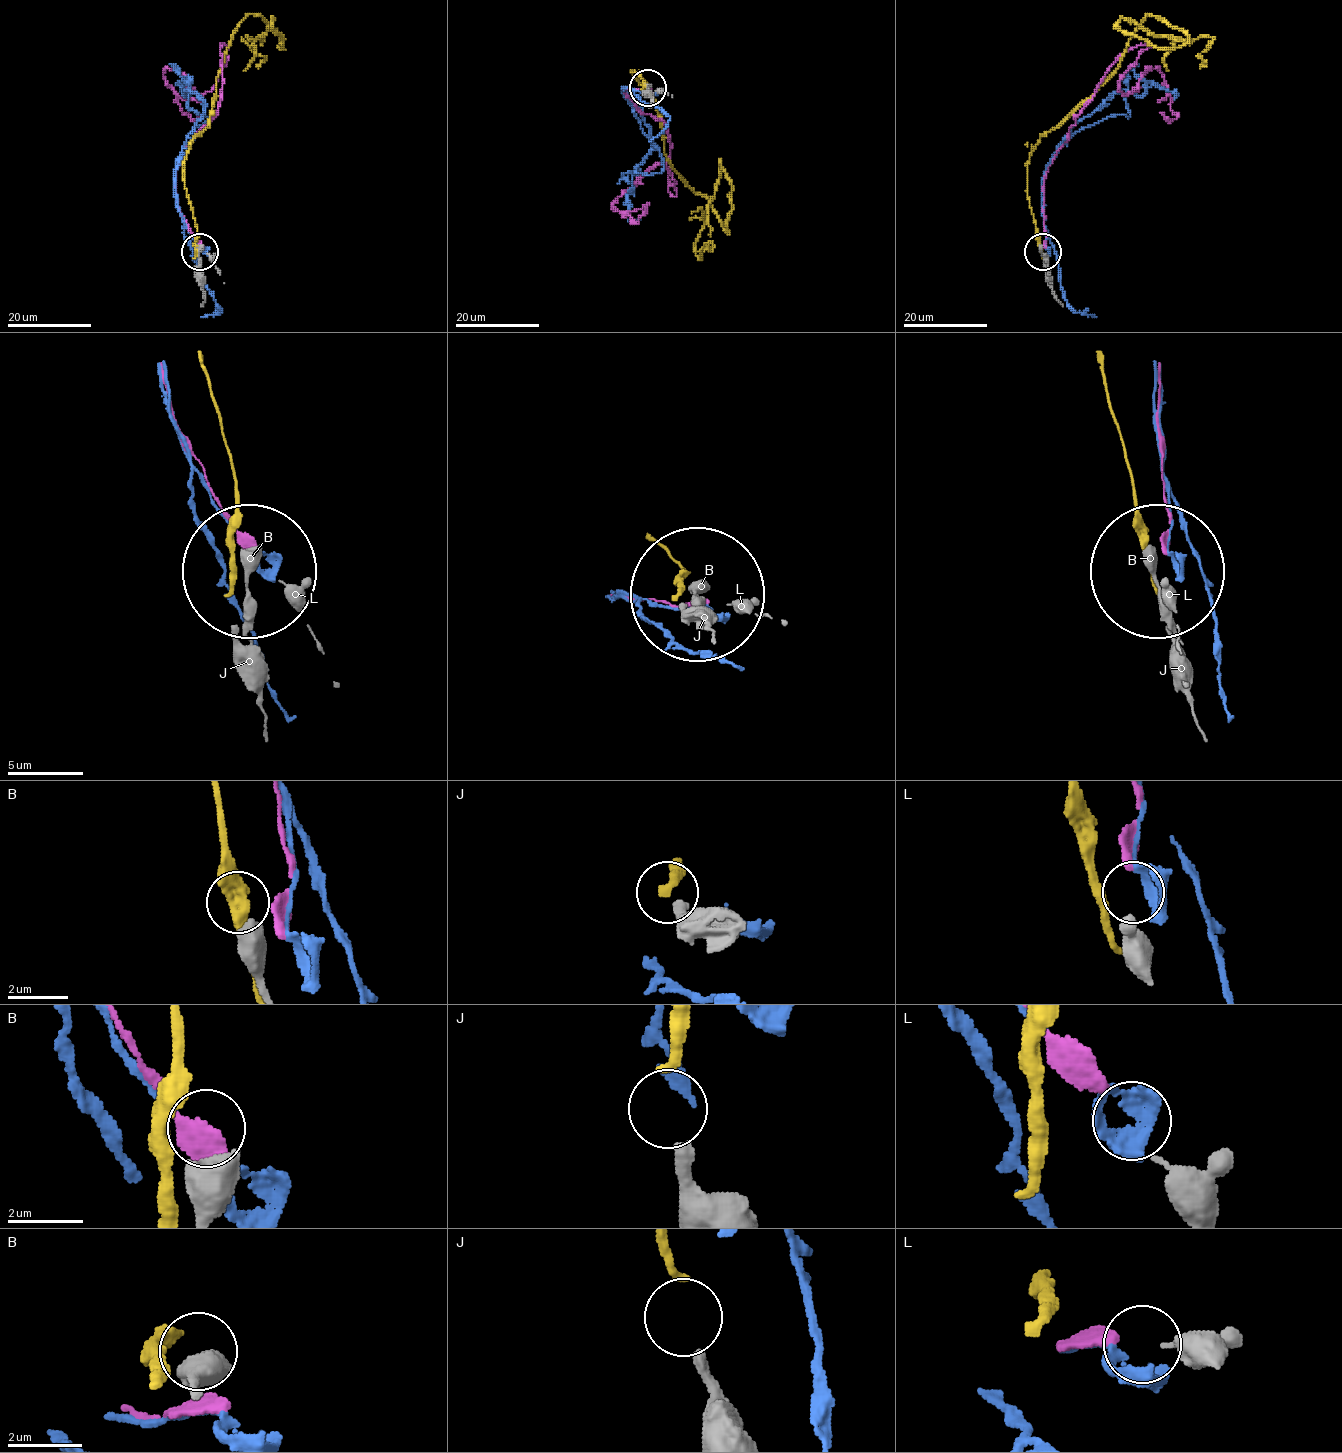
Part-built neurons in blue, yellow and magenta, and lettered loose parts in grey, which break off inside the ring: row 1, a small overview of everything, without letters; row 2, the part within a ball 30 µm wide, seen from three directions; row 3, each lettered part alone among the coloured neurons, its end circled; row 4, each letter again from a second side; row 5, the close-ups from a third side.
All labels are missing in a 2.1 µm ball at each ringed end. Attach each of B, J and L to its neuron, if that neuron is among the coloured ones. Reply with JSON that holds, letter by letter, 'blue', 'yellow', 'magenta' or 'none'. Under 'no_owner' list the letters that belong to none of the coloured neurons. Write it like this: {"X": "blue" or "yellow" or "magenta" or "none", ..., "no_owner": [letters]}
{"B": "none", "J": "yellow", "L": "magenta", "no_owner": ["B"]}

